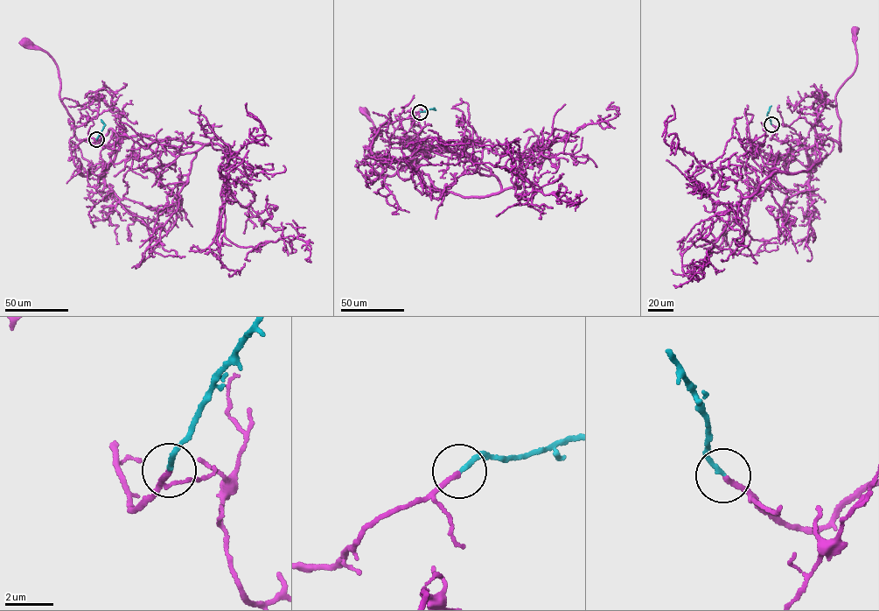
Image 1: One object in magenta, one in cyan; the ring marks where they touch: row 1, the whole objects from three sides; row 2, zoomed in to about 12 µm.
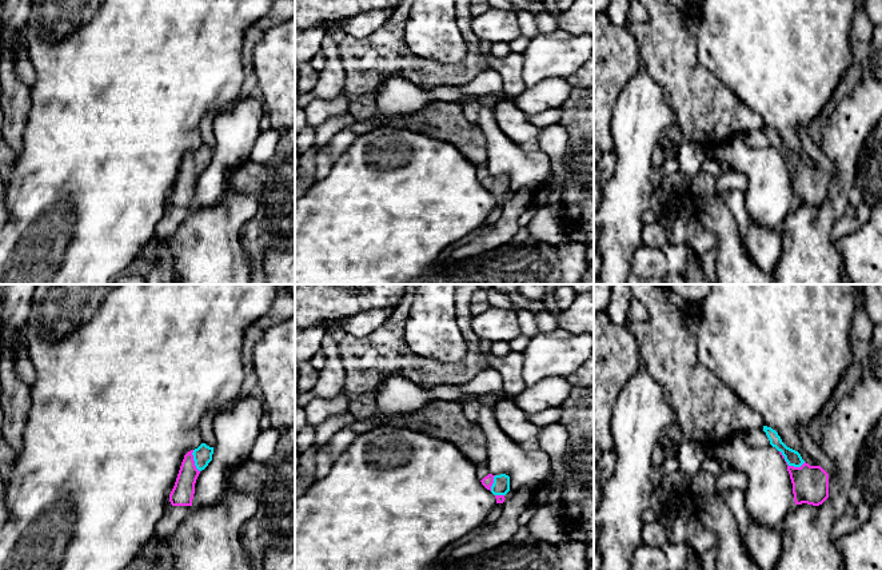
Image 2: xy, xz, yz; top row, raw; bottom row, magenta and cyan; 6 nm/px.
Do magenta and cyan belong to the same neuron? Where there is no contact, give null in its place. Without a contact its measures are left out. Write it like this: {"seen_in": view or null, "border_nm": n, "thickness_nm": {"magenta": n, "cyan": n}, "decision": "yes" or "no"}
{"seen_in": "yz", "border_nm": 180, "thickness_nm": {"magenta": 220, "cyan": 90}, "decision": "yes"}

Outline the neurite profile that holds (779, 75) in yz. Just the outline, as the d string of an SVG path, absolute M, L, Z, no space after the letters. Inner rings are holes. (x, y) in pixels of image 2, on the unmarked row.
M703 0L699 7L697 47L701 63L758 113L765 127L775 131L787 148L798 152L810 167L818 167L806 154L798 129L807 132L853 64L849 31L854 0Z

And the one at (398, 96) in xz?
M388 77L383 87L375 93L375 119L364 123L355 123L339 131L331 140L316 152L315 179L322 180L331 171L340 155L359 136L374 131L378 121L390 116L416 113L427 104L435 101L460 103L463 100L479 100L478 96L464 95L456 85L439 85L424 91L403 77Z

